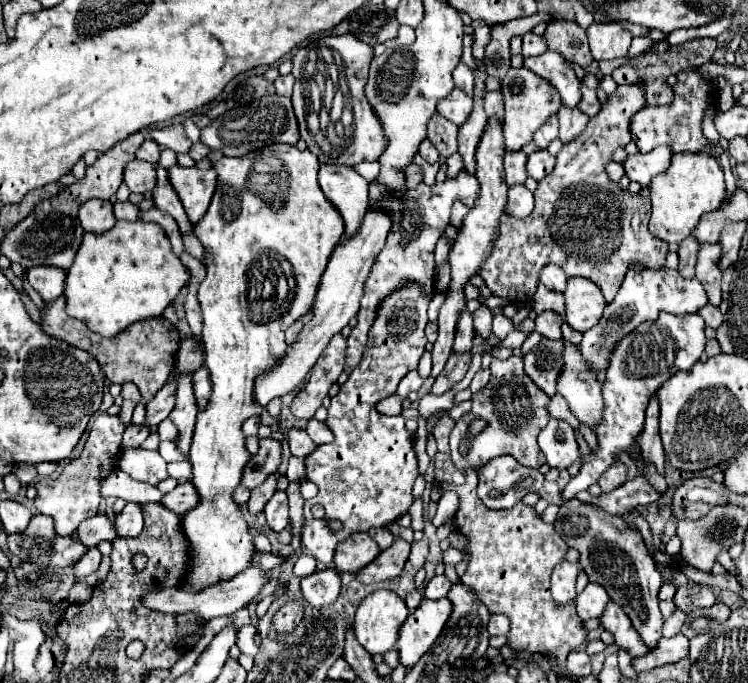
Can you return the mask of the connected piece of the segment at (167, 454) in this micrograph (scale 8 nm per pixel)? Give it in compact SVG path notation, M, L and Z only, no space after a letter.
M163 441L163 459L167 462L177 462L186 460L186 457L178 451L176 445L172 441Z

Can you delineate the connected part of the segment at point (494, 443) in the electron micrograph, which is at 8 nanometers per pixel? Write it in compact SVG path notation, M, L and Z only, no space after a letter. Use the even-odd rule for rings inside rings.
M512 355L504 361L494 359L490 365L492 377L490 383L472 395L472 411L462 415L460 421L456 421L456 427L450 433L450 449L452 449L452 461L456 467L466 469L466 467L484 467L488 461L492 461L498 455L512 455L518 459L518 463L538 469L540 465L546 463L544 453L538 447L538 433L546 427L550 413L548 413L548 403L550 397L536 387L536 383L524 373L522 369L522 357ZM472 419L484 419L488 427L480 431L478 435L470 437L470 423ZM468 441L468 451L460 453L460 443Z

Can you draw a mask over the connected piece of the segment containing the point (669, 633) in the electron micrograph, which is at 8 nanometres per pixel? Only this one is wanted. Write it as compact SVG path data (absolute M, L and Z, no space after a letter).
M676 607L676 611L672 613L672 617L664 621L664 637L674 637L676 633L680 633L684 621L686 621L686 613Z

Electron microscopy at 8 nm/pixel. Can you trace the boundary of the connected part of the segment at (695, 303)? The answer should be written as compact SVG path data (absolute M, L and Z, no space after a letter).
M662 267L662 269L642 269L642 271L628 271L614 301L604 307L604 313L600 321L584 331L584 339L578 345L578 351L586 363L590 363L590 369L600 375L608 369L608 361L616 349L616 345L630 335L640 323L658 319L660 311L672 313L672 315L686 315L696 313L700 307L708 303L708 297L696 279L682 279L678 271Z

